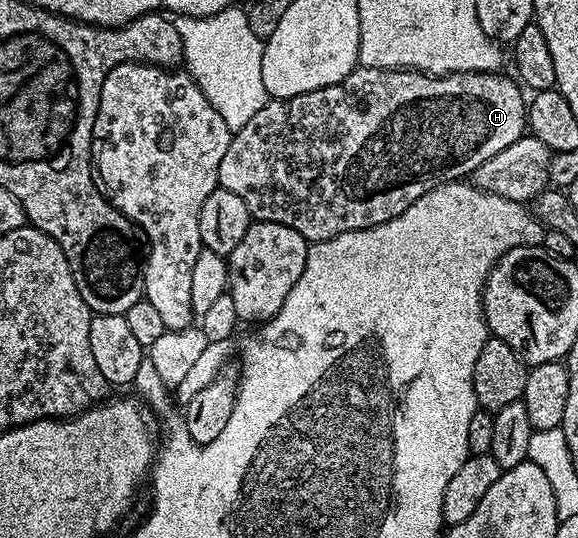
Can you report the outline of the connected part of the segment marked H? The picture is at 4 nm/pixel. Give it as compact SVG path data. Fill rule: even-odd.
M355 67L353 73L344 77L336 85L328 85L324 89L316 89L307 95L297 95L291 99L270 99L263 108L248 121L239 131L233 132L228 153L224 153L224 161L220 161L218 186L238 194L248 205L251 220L259 223L279 223L288 225L288 229L296 229L310 243L319 243L325 239L334 239L349 231L359 231L380 225L384 221L392 221L392 217L400 217L408 205L412 205L421 195L427 193L441 183L453 183L473 176L474 171L488 161L488 157L496 157L500 149L508 149L512 141L521 139L527 134L528 124L526 112L528 99L523 88L509 74L493 71L469 71L468 73L452 73L451 75L425 75L423 71L399 69L389 71L379 67Z

